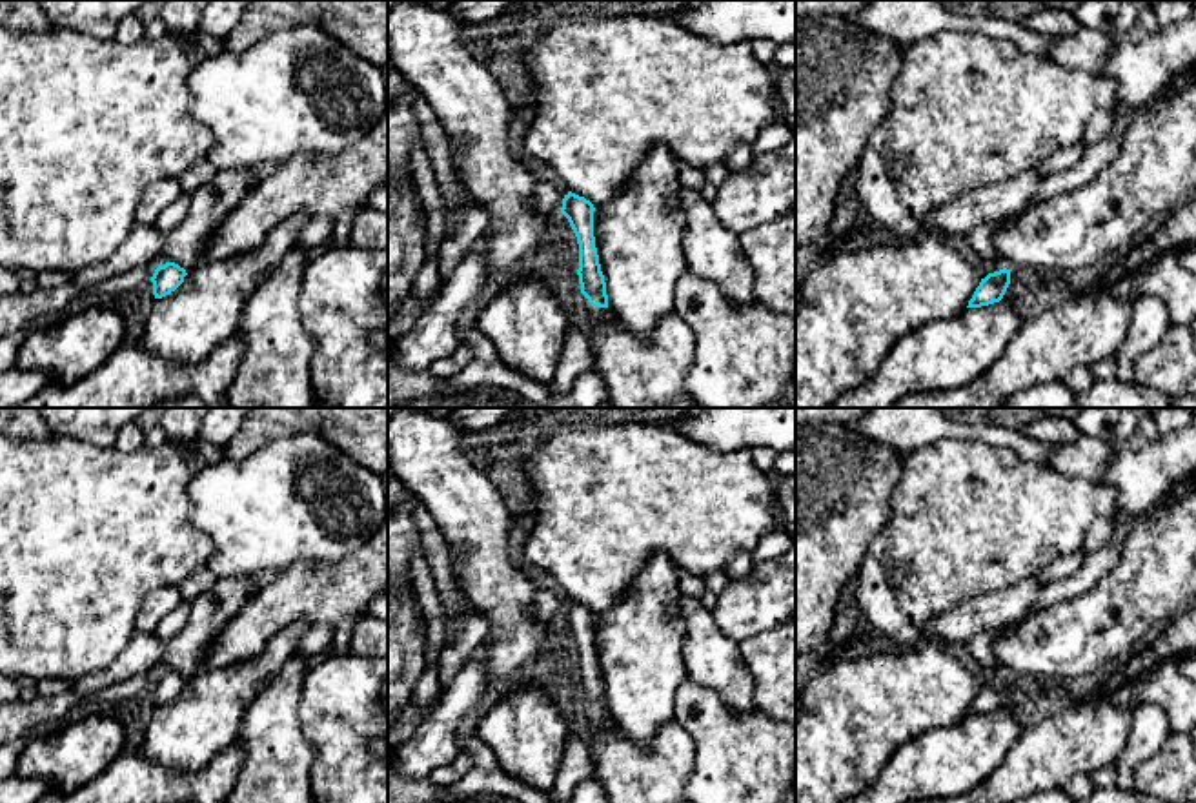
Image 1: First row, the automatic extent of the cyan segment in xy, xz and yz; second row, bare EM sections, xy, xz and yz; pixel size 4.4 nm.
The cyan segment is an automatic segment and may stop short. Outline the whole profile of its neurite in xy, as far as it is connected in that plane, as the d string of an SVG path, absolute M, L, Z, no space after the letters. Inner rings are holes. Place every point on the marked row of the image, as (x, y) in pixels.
M175 262L158 266L151 277L155 299L162 299L175 291L184 282L186 275L186 269Z

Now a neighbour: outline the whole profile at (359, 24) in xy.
M251 0L222 38L240 53L271 33L315 25L377 67L388 64L388 0Z

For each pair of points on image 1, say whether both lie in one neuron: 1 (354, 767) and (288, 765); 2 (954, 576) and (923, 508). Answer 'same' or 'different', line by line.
1: different
2: same

